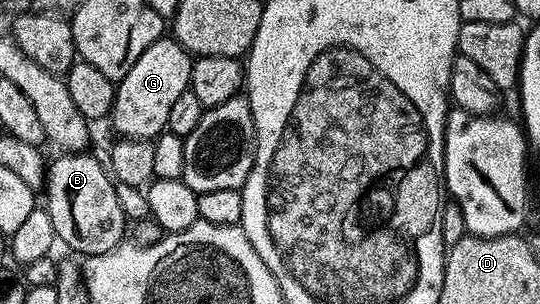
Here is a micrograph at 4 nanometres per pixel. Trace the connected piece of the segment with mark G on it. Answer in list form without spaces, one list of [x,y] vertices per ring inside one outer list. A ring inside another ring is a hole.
[[[173,37],[158,39],[128,69],[123,79],[117,80],[114,92],[114,108],[110,110],[109,120],[113,134],[123,139],[155,140],[167,130],[166,122],[172,105],[190,86],[190,74],[194,59],[178,40]]]

